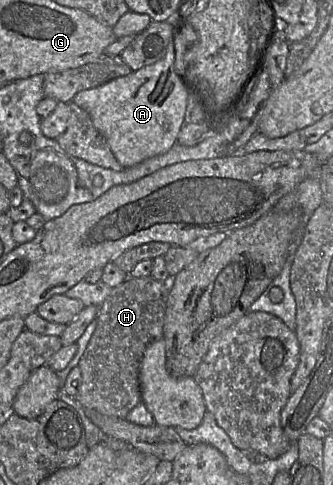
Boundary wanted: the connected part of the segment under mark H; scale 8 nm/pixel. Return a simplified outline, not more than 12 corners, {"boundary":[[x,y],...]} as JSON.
{"boundary":[[128,277],[99,307],[76,398],[125,419],[169,286]]}

